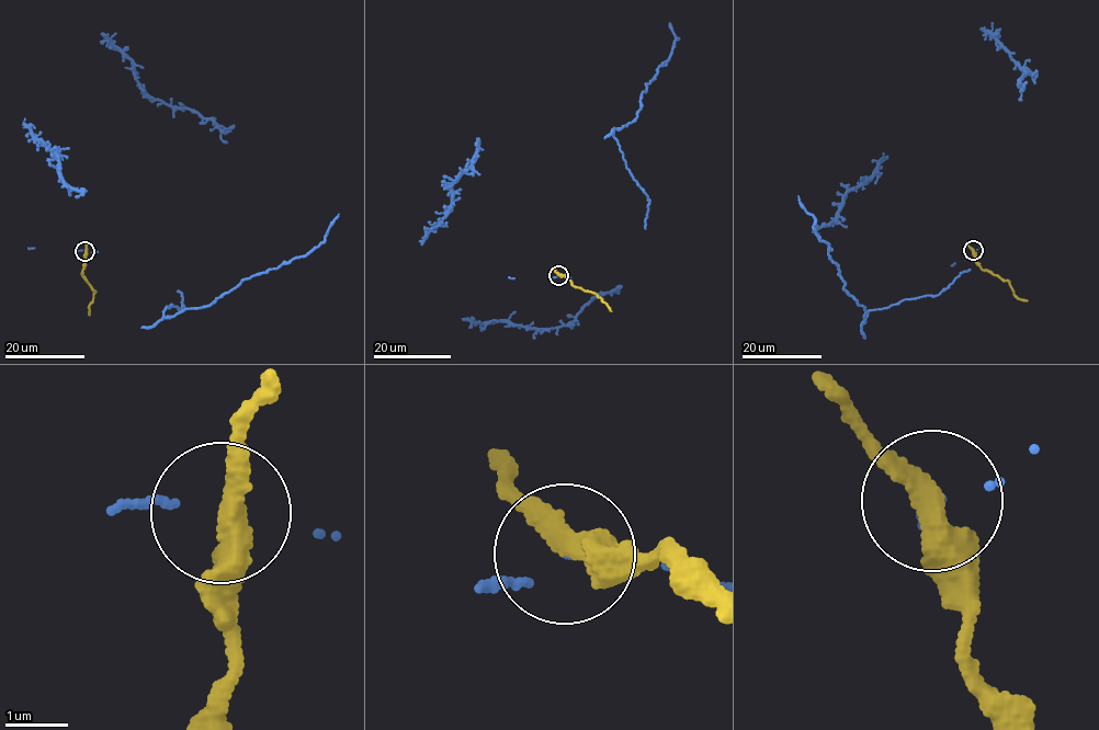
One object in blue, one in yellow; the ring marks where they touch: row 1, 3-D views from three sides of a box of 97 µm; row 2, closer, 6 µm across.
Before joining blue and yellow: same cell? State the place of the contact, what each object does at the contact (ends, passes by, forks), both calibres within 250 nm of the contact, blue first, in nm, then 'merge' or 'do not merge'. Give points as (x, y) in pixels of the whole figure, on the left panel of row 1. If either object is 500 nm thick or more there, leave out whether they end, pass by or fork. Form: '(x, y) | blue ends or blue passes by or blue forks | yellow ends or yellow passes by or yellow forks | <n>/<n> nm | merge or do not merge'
(85, 251) | blue ends | yellow passes by | 40/360 nm | do not merge

